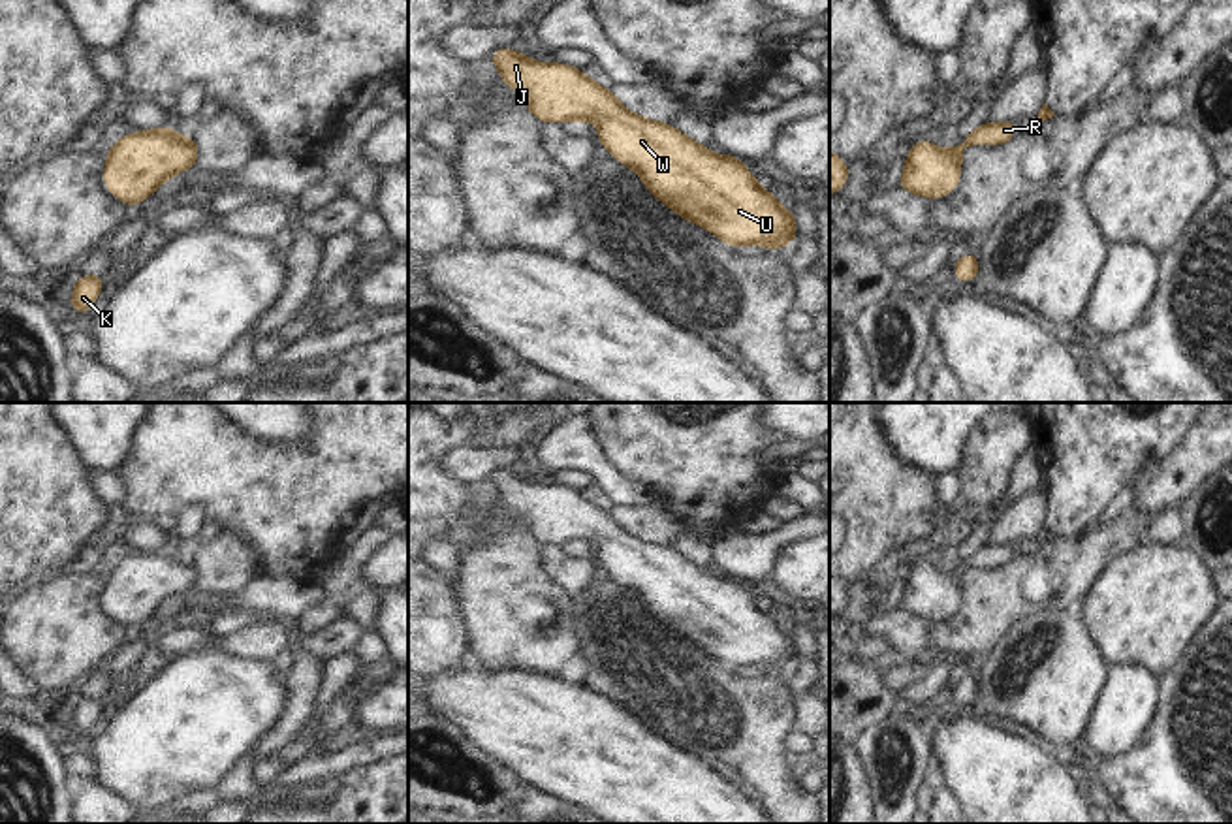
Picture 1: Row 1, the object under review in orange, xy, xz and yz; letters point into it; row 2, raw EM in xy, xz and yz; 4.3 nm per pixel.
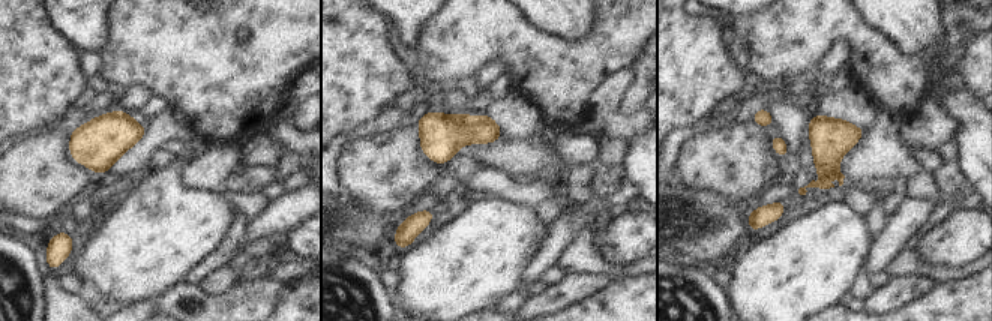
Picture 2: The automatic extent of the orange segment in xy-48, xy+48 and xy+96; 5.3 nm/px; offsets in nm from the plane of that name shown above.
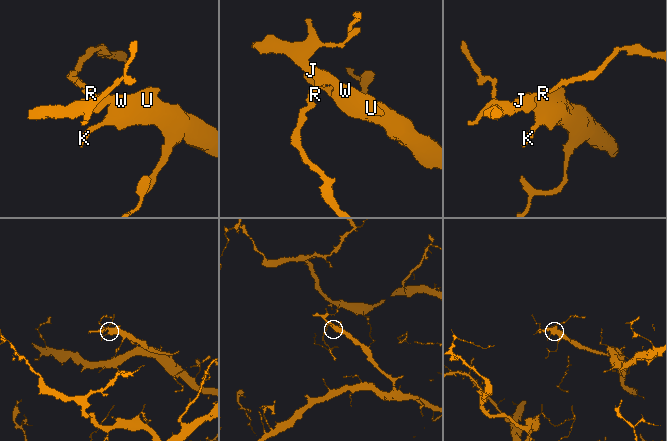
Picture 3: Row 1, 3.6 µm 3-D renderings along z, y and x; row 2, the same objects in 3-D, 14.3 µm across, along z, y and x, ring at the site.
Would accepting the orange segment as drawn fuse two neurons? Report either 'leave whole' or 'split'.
leave whole

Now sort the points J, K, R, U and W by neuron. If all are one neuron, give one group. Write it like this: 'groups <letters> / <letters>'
groups J K R U W

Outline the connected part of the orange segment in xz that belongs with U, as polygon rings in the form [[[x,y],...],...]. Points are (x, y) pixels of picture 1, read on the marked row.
[[[512,47],[487,58],[527,98],[536,119],[559,124],[594,119],[598,143],[632,167],[655,198],[730,246],[779,250],[798,237],[794,213],[762,190],[739,158],[717,156],[681,130],[626,111],[609,88],[568,64],[538,64]]]

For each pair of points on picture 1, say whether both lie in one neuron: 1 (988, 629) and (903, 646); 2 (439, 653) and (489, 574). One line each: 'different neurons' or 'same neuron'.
1: different neurons
2: different neurons

